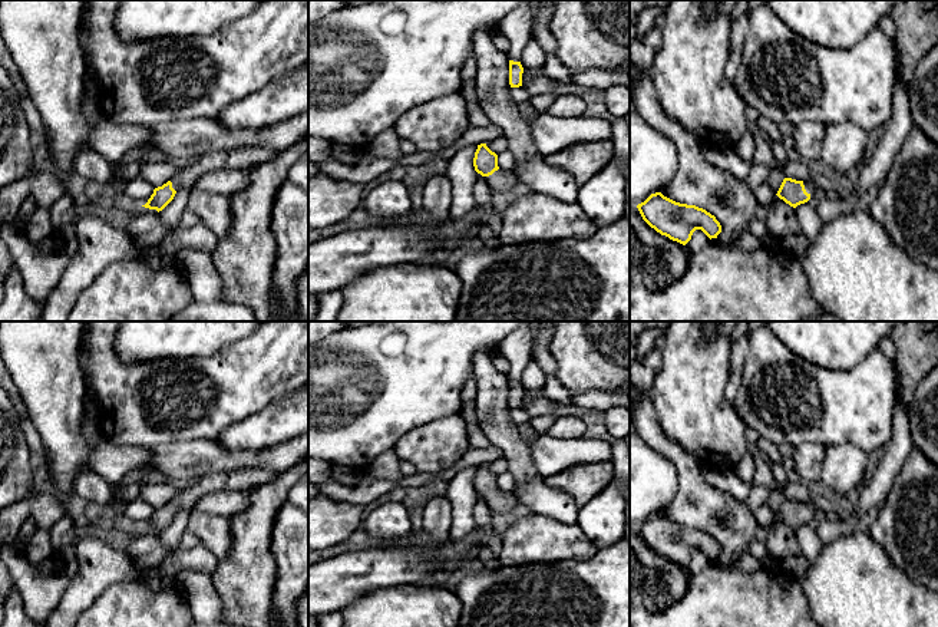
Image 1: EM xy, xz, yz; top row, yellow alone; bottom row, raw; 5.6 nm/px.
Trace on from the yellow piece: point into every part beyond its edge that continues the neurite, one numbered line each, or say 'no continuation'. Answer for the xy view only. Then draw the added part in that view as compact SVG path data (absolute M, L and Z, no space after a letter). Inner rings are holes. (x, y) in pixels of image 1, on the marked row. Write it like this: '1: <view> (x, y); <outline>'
1: xy (241, 158); M248 146L237 149L221 149L209 152L199 159L182 164L179 172L171 179L172 188L178 191L191 191L198 178L214 169L248 171L252 166L271 161L280 151L262 146Z

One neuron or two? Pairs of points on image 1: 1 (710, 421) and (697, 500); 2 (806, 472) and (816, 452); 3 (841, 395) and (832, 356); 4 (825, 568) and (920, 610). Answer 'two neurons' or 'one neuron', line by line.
1: two neurons
2: one neuron
3: two neurons
4: one neuron

